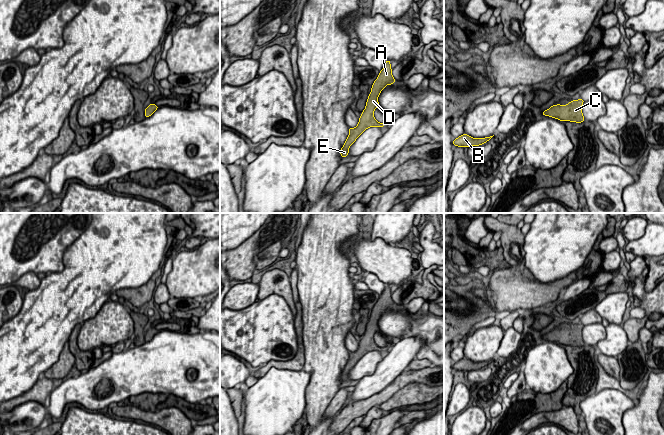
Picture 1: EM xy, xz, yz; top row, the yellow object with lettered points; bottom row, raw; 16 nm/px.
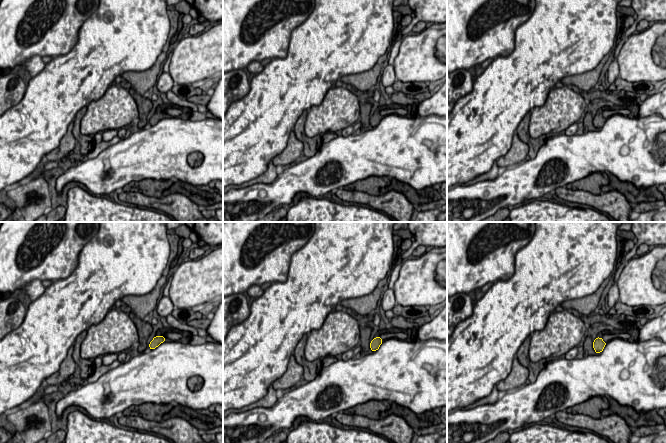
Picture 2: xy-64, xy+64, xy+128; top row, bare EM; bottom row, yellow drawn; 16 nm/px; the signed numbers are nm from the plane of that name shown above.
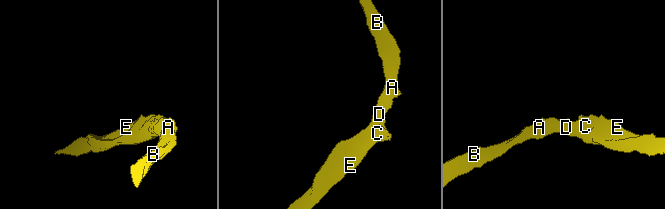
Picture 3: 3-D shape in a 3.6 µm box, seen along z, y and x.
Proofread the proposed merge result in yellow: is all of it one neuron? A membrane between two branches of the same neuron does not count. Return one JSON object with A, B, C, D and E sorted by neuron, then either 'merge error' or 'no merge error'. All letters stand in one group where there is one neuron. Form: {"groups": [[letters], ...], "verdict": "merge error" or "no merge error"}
{"groups": [["A", "B", "C", "D", "E"]], "verdict": "no merge error"}

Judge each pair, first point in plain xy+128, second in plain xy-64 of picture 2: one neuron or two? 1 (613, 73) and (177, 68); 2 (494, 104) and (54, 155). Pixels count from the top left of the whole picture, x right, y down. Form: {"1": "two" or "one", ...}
{"1": "two", "2": "two"}

